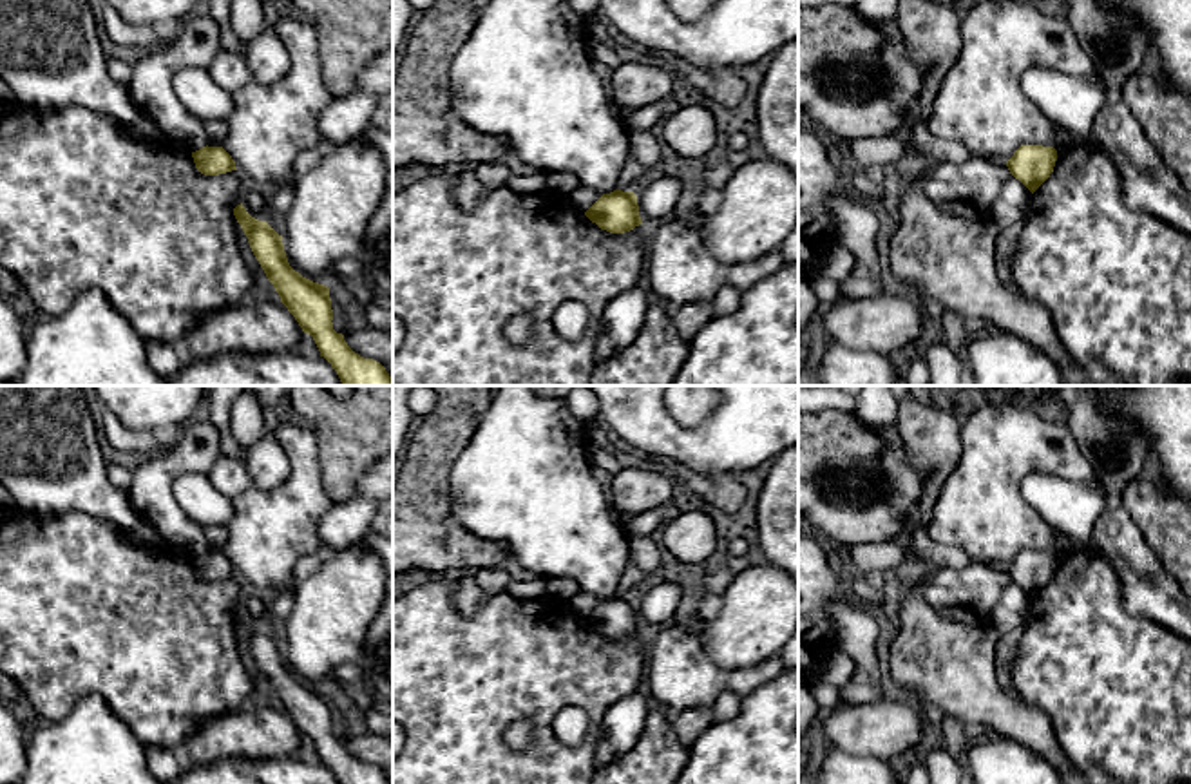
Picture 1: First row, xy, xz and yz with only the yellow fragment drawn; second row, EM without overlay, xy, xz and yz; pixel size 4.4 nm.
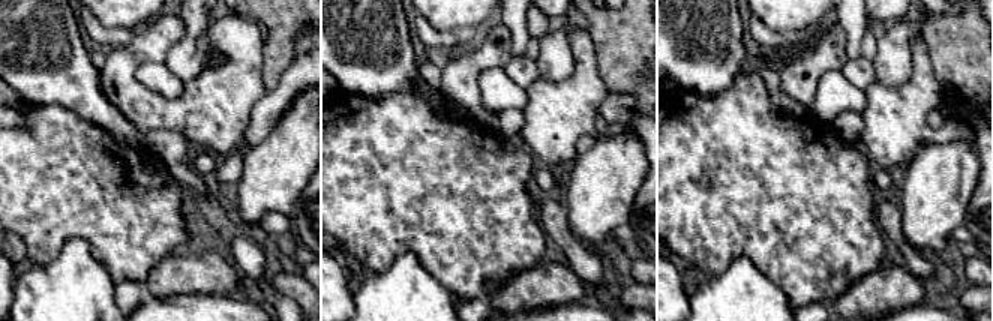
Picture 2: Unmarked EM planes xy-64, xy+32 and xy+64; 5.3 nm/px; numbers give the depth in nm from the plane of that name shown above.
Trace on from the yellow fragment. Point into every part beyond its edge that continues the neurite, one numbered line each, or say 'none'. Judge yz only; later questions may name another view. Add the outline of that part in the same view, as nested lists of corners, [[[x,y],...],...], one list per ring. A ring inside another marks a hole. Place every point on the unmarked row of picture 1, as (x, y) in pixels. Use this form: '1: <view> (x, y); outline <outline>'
none

